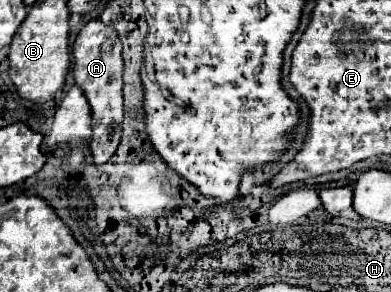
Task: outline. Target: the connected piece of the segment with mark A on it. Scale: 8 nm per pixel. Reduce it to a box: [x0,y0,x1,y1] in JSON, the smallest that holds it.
[73,18,123,164]

